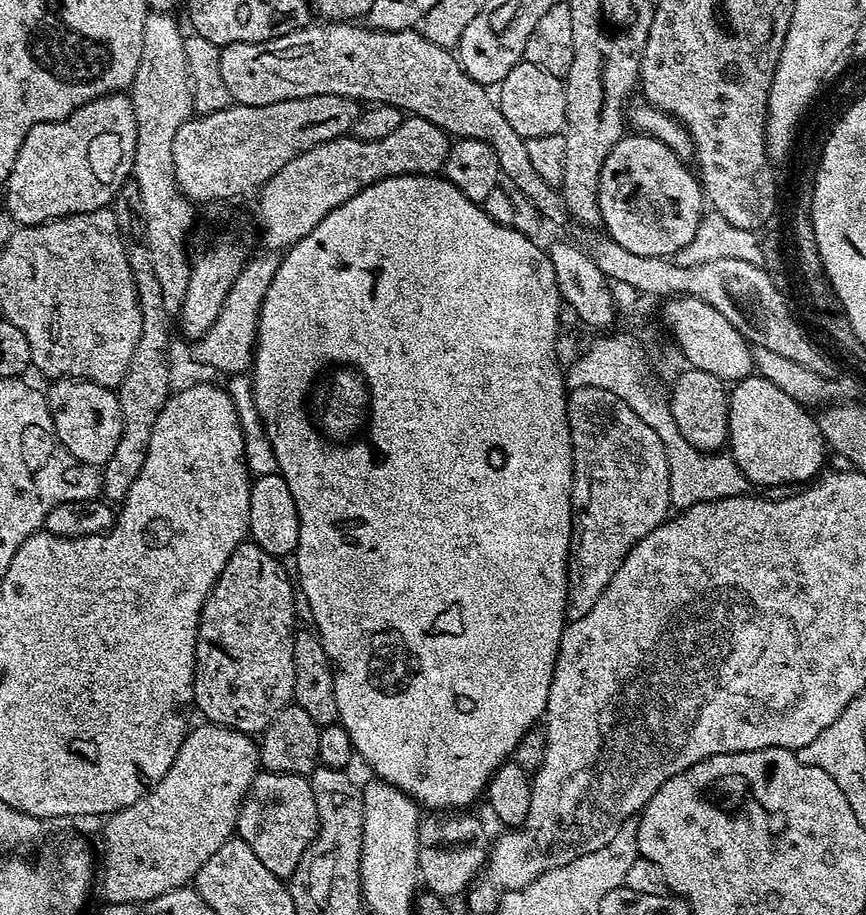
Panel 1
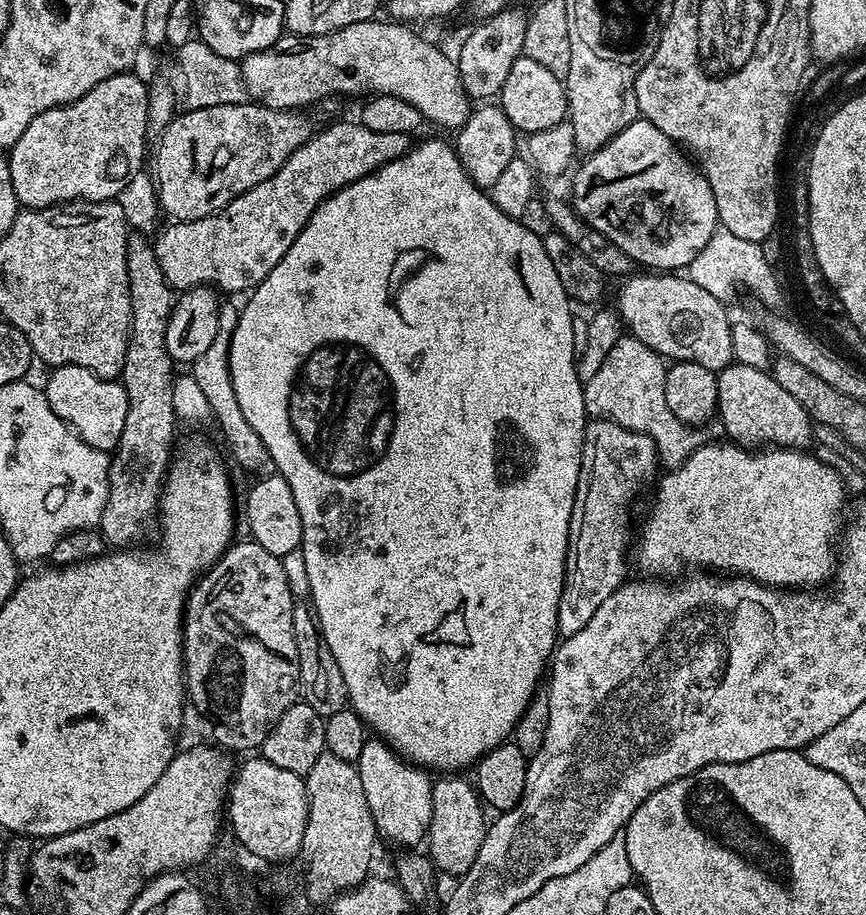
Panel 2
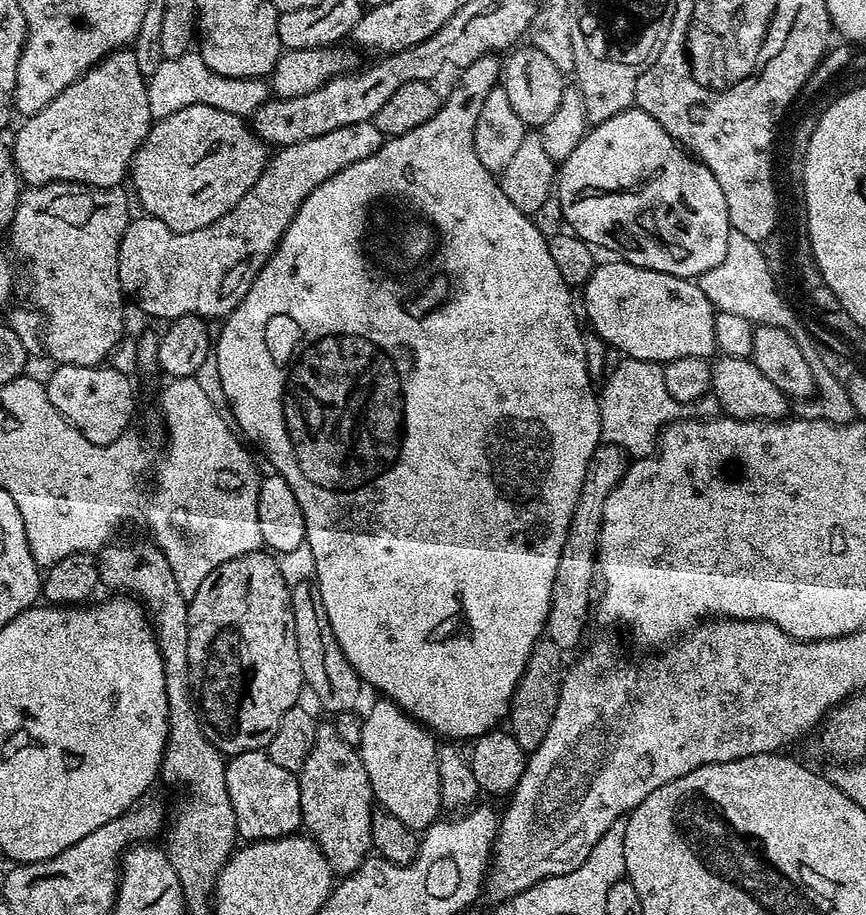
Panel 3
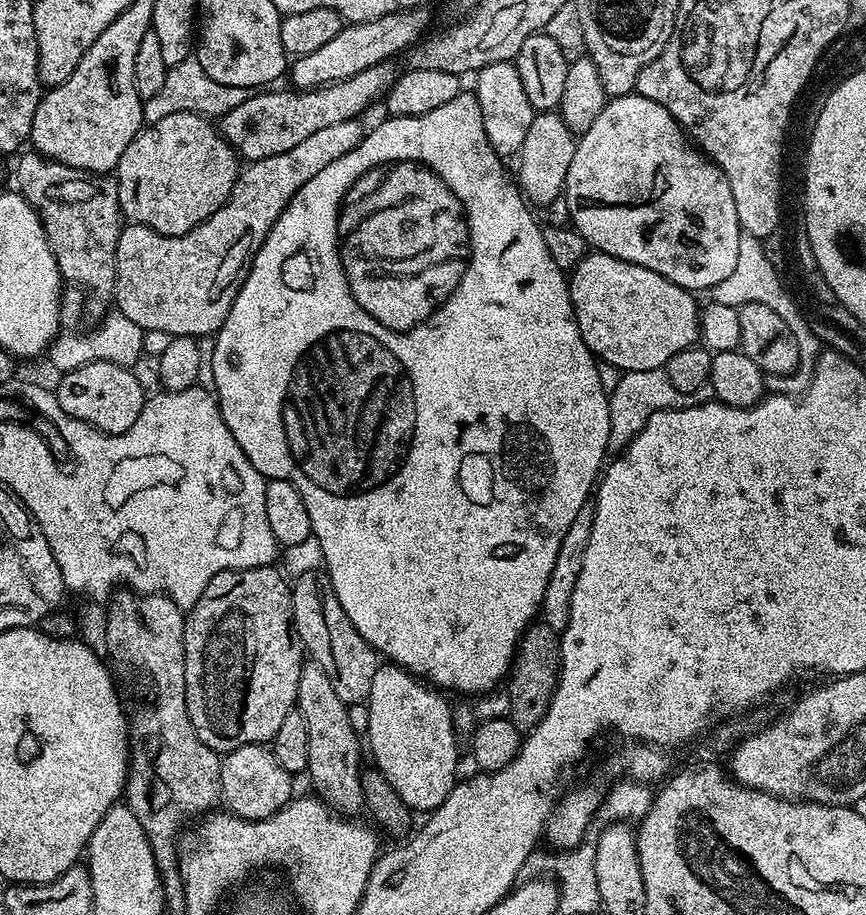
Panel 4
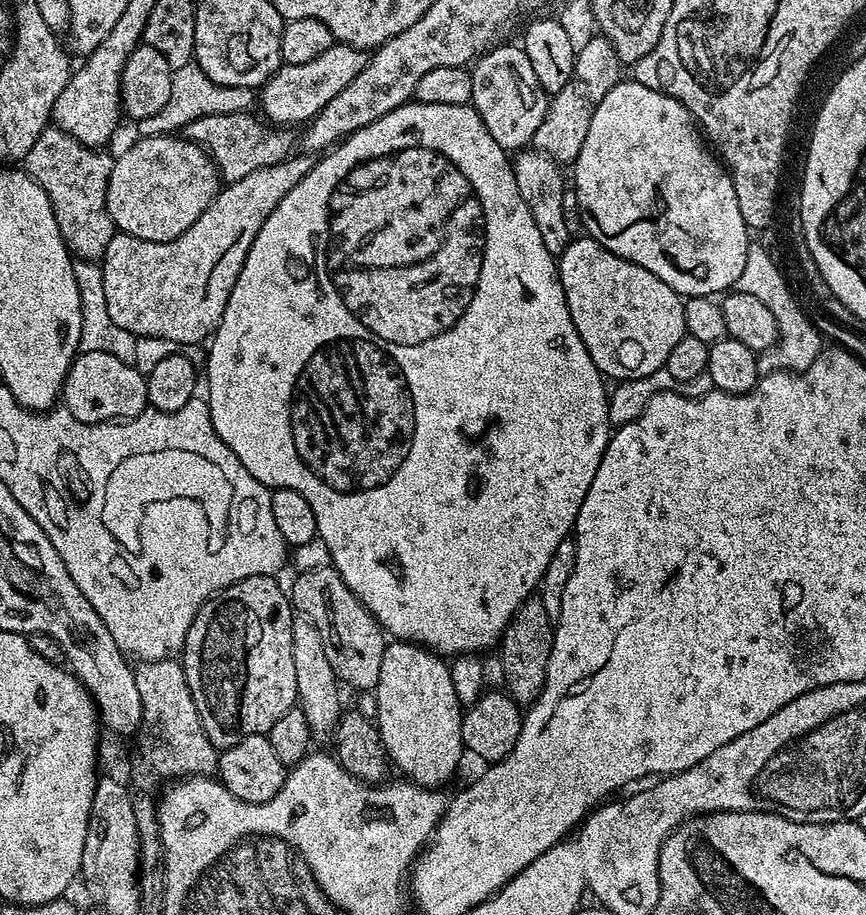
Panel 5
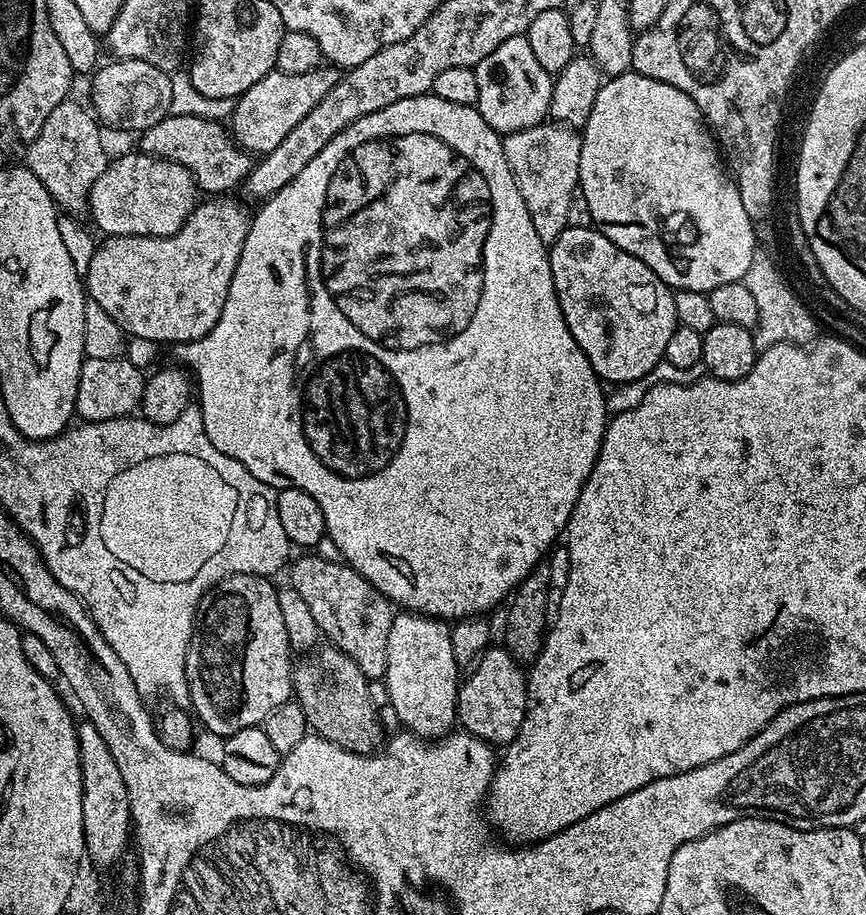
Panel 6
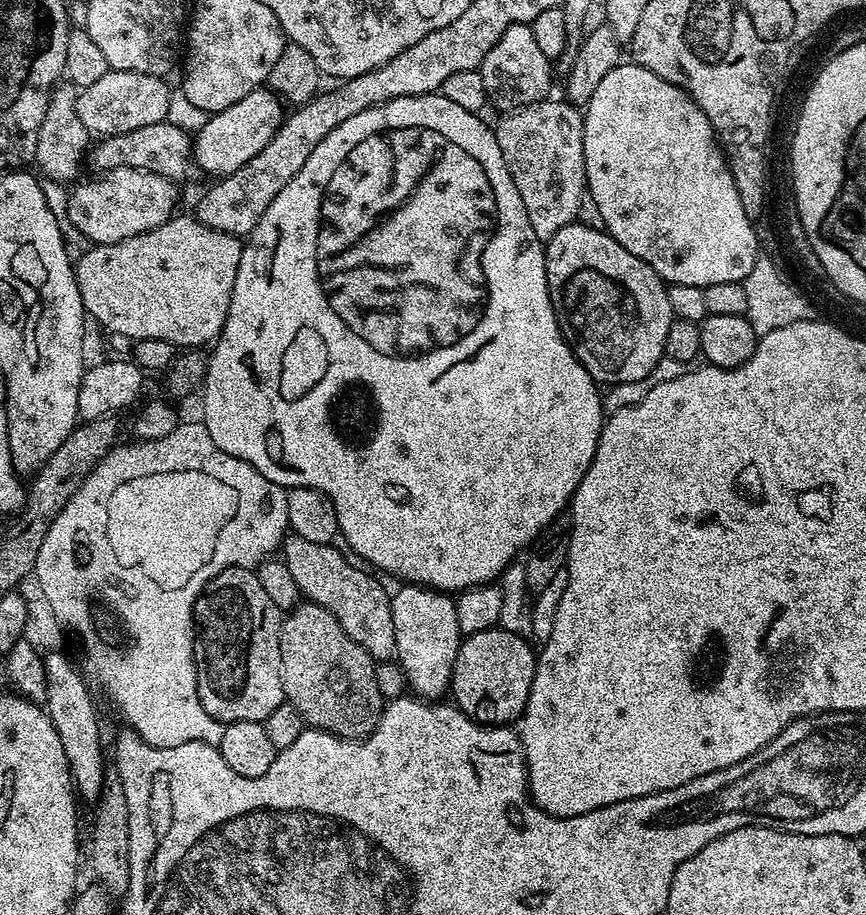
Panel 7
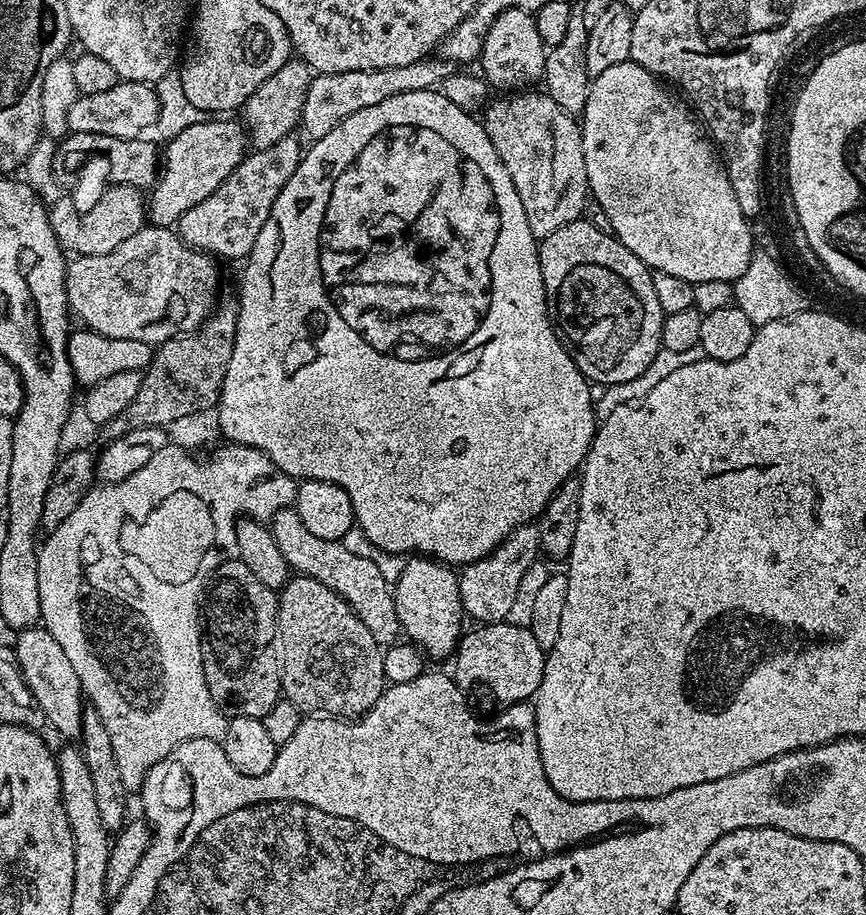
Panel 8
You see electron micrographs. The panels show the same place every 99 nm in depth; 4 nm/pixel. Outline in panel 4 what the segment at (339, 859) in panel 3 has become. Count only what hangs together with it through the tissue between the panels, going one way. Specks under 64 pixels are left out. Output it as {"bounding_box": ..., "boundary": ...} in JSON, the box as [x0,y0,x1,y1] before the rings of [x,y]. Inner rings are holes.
{"bounding_box":[296,659,364,818],"boundary":[[[309,659],[301,667],[300,677],[298,678],[298,694],[296,695],[296,708],[306,718],[306,726],[310,734],[310,758],[308,759],[307,779],[312,779],[315,795],[323,800],[325,804],[334,812],[341,813],[349,818],[355,817],[356,811],[364,808],[364,795],[362,794],[362,782],[360,773],[362,763],[360,764],[360,748],[362,752],[362,740],[356,737],[356,732],[352,729],[352,720],[348,717],[350,712],[349,705],[334,694],[334,686],[330,683],[330,678],[326,678],[326,672],[318,662]]]}

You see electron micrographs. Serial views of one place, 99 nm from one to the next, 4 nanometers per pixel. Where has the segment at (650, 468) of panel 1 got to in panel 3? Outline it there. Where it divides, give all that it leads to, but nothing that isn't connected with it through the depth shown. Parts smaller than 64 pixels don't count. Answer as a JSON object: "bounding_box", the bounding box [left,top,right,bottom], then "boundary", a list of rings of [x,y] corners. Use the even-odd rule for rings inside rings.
{"bounding_box":[544,443,626,650],"boundary":[[[600,443],[590,458],[590,466],[586,470],[586,482],[582,482],[582,494],[578,494],[578,506],[574,506],[574,518],[570,518],[570,530],[566,542],[562,546],[562,558],[558,558],[558,574],[554,574],[554,590],[550,598],[550,610],[548,621],[544,624],[546,638],[554,642],[561,650],[569,650],[584,636],[584,627],[588,624],[588,612],[594,608],[594,581],[598,576],[596,563],[596,550],[600,538],[600,519],[602,518],[602,506],[614,490],[614,486],[624,477],[626,467],[626,453],[624,449],[613,444]]]}

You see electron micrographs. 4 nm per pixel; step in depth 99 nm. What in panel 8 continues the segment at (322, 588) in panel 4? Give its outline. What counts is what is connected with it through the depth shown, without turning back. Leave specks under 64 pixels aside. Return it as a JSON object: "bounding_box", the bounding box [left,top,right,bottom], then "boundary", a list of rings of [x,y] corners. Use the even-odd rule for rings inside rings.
{"bounding_box":[270,507,402,646],"boundary":[[[295,507],[278,509],[272,516],[270,527],[274,542],[278,542],[278,550],[282,550],[282,558],[286,558],[293,573],[314,578],[338,594],[356,611],[358,618],[366,622],[366,630],[374,634],[380,645],[387,646],[401,639],[402,629],[394,606],[390,580],[384,577],[383,570],[370,557],[347,548],[347,543],[310,534],[302,518],[298,518]]]}

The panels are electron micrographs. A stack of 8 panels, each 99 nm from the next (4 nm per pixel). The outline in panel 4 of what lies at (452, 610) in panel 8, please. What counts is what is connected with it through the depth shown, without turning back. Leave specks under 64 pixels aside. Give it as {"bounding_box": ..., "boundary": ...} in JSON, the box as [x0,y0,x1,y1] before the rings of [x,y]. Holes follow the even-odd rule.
{"bounding_box":[366,662,458,814],"boundary":[[[384,662],[379,665],[374,674],[374,683],[370,685],[370,694],[366,701],[366,709],[368,708],[368,740],[366,736],[366,748],[372,751],[371,763],[375,768],[383,774],[386,782],[390,782],[390,786],[394,786],[394,790],[398,794],[398,798],[402,798],[402,802],[406,802],[406,806],[412,809],[413,813],[431,814],[438,806],[442,806],[442,802],[446,802],[446,798],[450,794],[450,790],[458,782],[456,776],[456,748],[458,741],[455,732],[452,729],[452,704],[444,701],[445,693],[437,690],[433,685],[423,681],[418,676],[413,676],[407,668],[401,668],[400,665],[391,662]]]}

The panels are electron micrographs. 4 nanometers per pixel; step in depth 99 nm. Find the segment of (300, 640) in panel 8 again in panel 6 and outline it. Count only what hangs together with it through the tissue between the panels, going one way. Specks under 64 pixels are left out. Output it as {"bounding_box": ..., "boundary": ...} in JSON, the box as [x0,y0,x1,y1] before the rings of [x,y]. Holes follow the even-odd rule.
{"bounding_box":[292,646,386,756],"boundary":[[[320,646],[301,655],[292,670],[294,700],[302,706],[309,729],[323,740],[342,746],[342,750],[363,756],[379,752],[386,740],[381,713],[370,702],[368,681],[354,658],[331,646]]]}

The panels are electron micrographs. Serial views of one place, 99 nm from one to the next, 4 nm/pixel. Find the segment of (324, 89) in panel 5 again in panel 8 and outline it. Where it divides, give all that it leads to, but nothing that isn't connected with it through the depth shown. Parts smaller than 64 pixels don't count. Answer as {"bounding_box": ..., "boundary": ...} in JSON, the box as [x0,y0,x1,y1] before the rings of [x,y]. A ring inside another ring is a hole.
{"bounding_box":[146,118,250,228],"boundary":[[[206,118],[194,126],[186,126],[182,134],[178,134],[173,140],[167,141],[166,147],[162,152],[162,167],[158,172],[158,179],[151,189],[150,195],[146,200],[146,216],[153,225],[162,228],[172,228],[198,202],[210,198],[214,190],[244,161],[244,157],[250,148],[250,137],[245,125],[236,118]]]}

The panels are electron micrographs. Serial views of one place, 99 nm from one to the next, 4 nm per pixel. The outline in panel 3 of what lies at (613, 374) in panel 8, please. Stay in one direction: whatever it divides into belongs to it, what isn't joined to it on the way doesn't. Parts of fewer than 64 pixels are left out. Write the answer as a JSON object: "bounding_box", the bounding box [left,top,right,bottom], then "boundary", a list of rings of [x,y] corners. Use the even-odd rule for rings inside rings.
{"bounding_box":[582,258,716,365],"boundary":[[[612,258],[609,264],[597,263],[582,286],[584,312],[592,323],[591,331],[604,340],[609,349],[617,348],[621,357],[629,360],[649,360],[663,365],[670,360],[691,356],[711,357],[716,352],[714,342],[714,318],[716,309],[710,298],[702,294],[695,279],[674,274],[662,274],[658,270],[646,270],[642,266],[628,264],[621,258]]]}

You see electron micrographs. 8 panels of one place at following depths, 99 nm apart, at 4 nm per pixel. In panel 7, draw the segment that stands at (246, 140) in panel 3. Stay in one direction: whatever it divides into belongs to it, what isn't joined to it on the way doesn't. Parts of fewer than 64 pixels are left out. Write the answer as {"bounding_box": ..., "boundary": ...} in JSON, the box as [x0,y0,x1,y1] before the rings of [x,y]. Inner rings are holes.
{"bounding_box":[67,168,177,245],"boundary":[[[109,168],[101,176],[104,177],[100,181],[77,183],[77,188],[73,187],[68,193],[67,217],[93,245],[122,242],[154,230],[172,219],[177,211],[177,185],[162,174],[133,168]]]}

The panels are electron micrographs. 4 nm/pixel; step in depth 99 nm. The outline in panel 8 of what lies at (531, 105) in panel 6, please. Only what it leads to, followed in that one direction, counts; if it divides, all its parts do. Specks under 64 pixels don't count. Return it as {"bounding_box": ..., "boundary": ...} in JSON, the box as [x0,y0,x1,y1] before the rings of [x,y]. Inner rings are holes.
{"bounding_box":[479,8,546,94],"boundary":[[[511,8],[499,12],[494,22],[488,27],[484,36],[484,44],[480,47],[479,71],[493,89],[501,88],[504,94],[512,94],[517,90],[528,90],[532,84],[544,75],[544,57],[546,49],[542,38],[538,35],[535,15],[526,10]]]}

